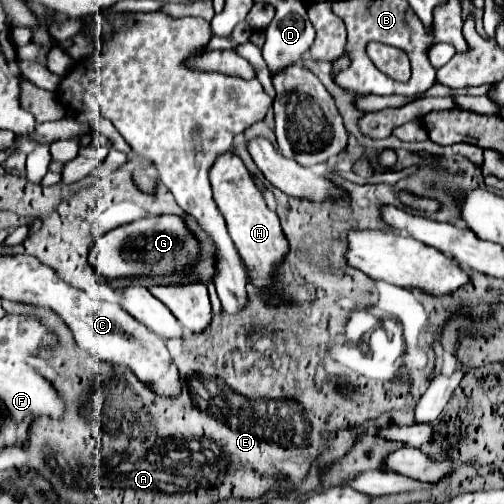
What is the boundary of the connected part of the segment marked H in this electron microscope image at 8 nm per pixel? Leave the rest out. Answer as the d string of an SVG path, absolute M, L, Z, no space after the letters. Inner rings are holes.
M232 151L222 153L210 169L210 183L212 183L212 191L214 191L214 201L226 219L228 233L230 233L230 237L232 237L232 241L234 241L234 245L236 245L236 249L238 249L238 253L250 273L250 279L252 279L260 299L272 307L292 303L288 297L280 297L274 291L278 285L276 283L278 265L288 255L290 243L284 237L278 215L272 209L268 209L262 193L258 191L256 183L252 181L252 175L244 167L242 159L238 155L234 155Z

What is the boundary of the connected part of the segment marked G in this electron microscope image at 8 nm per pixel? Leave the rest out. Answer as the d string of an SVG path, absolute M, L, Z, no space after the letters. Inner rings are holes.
M164 215L132 221L104 233L90 249L90 263L108 281L124 277L156 277L176 283L192 273L192 269L200 261L200 255L202 247L188 229L186 221L178 215Z

